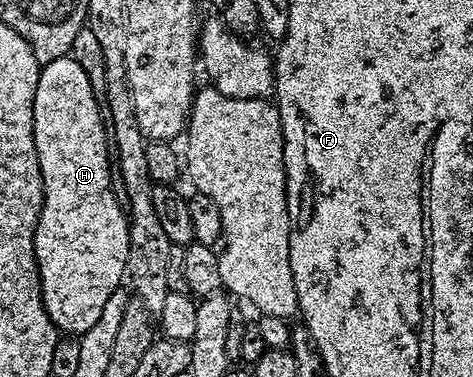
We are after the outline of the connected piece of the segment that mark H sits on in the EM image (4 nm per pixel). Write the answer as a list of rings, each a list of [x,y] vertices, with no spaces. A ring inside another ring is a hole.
[[[69,57],[45,64],[38,73],[36,97],[34,98],[34,144],[36,145],[38,164],[42,174],[42,212],[38,218],[38,228],[34,234],[34,252],[38,262],[38,276],[42,282],[44,309],[50,320],[53,321],[55,328],[70,337],[80,337],[88,329],[92,329],[92,325],[96,325],[100,313],[104,310],[105,303],[108,302],[108,297],[114,291],[119,290],[123,286],[122,281],[124,282],[127,278],[129,225],[127,212],[116,201],[116,197],[110,188],[112,155],[110,151],[109,153],[106,152],[106,141],[108,145],[108,127],[104,122],[104,111],[92,93],[92,85],[88,85],[88,73],[84,73],[84,69],[80,69],[80,65],[76,65],[76,61]]]

